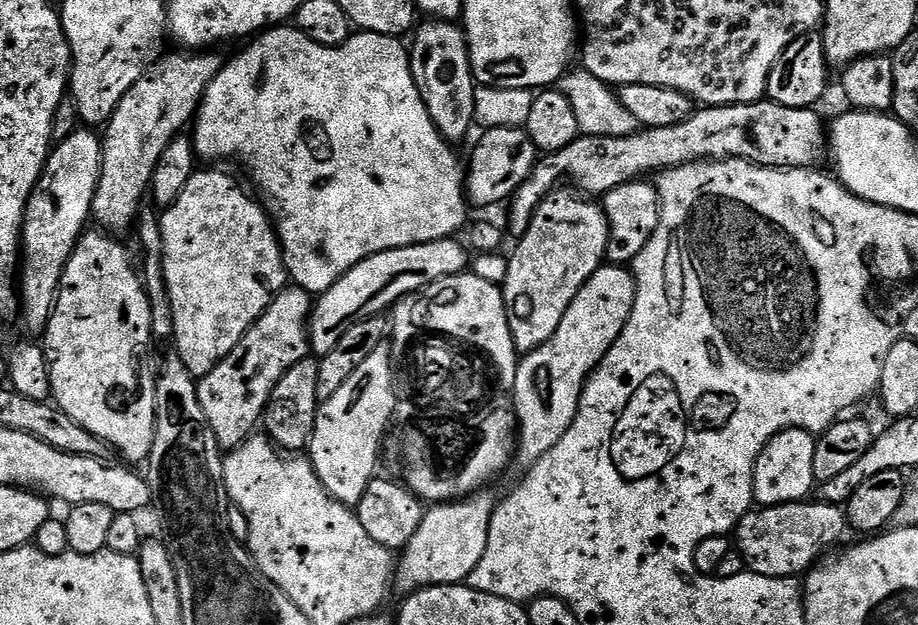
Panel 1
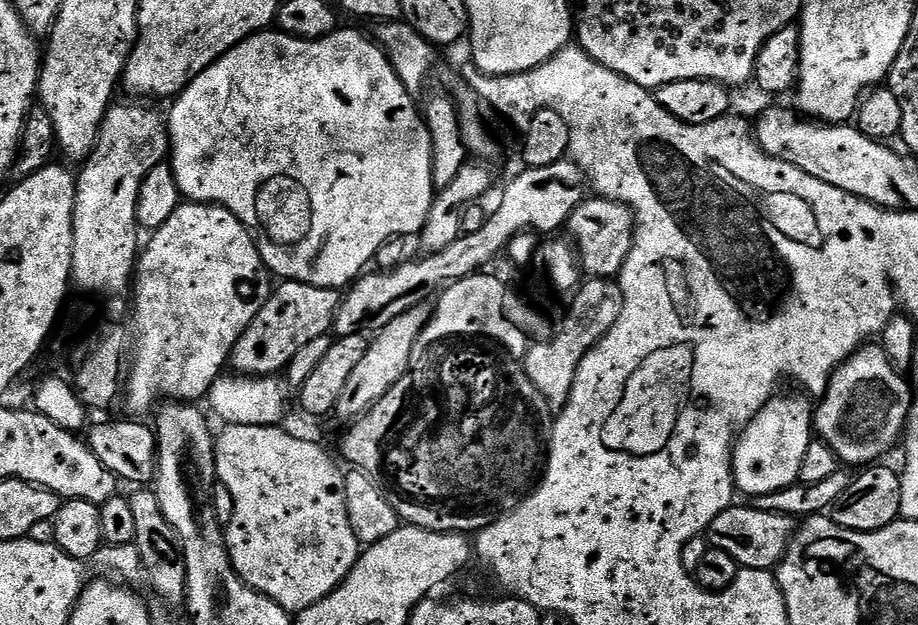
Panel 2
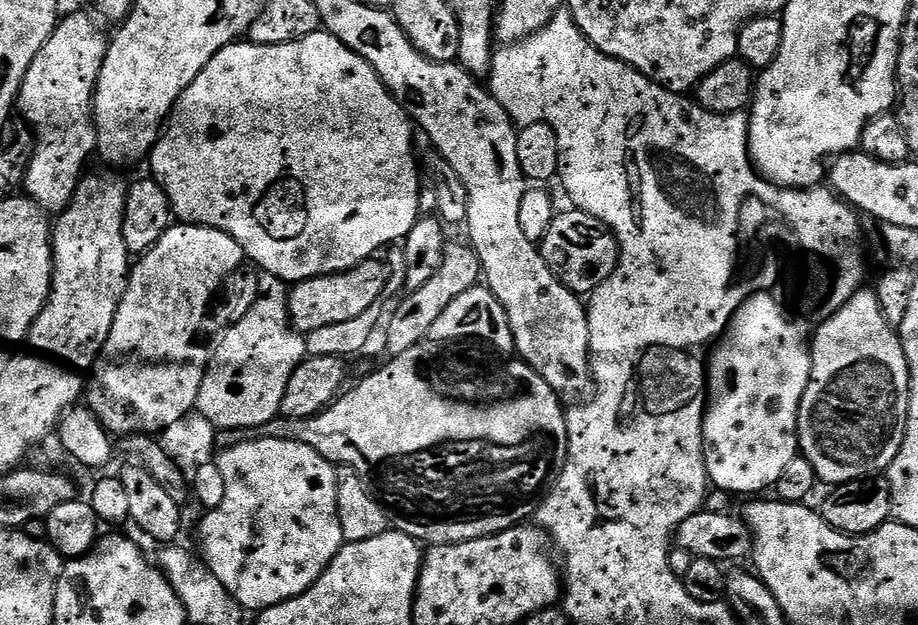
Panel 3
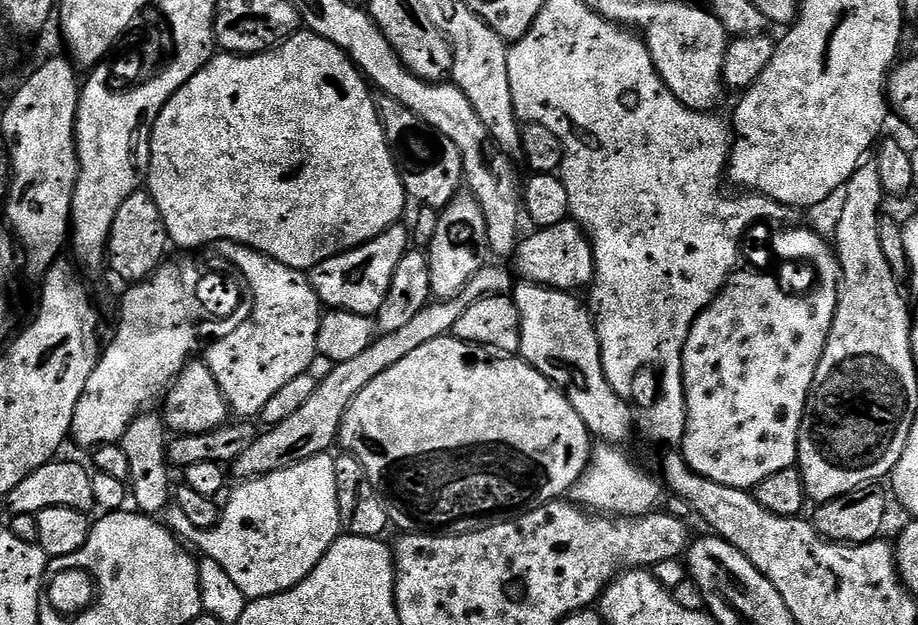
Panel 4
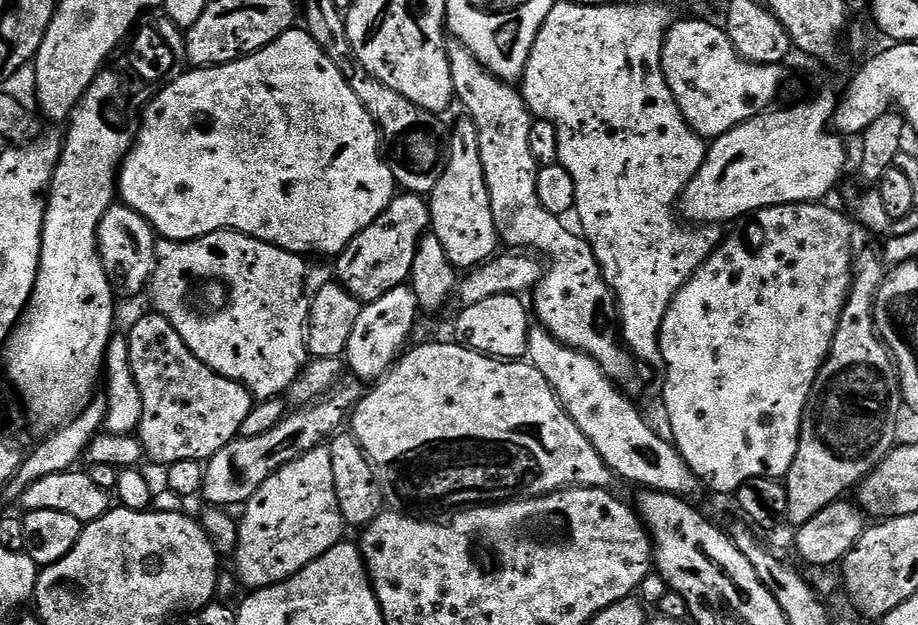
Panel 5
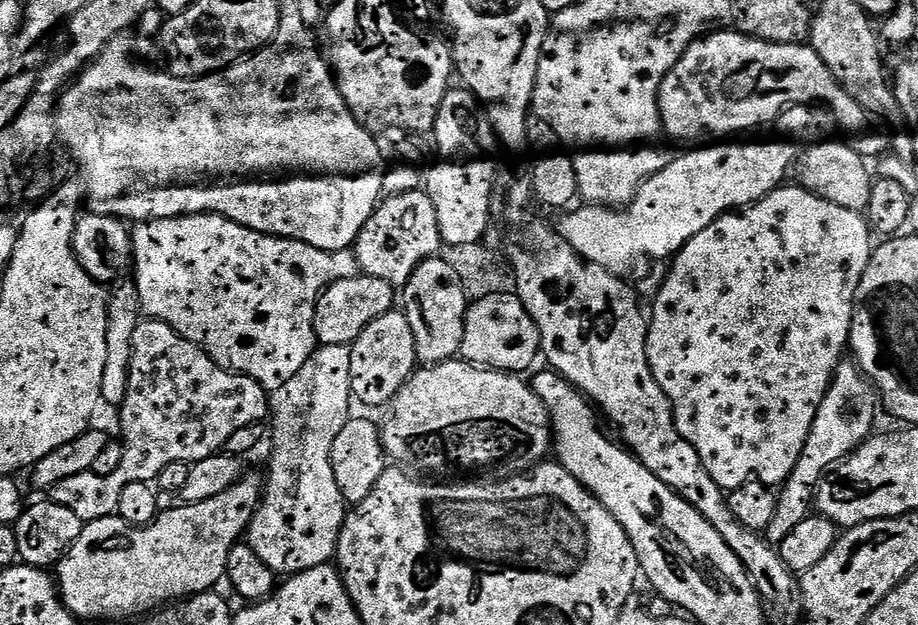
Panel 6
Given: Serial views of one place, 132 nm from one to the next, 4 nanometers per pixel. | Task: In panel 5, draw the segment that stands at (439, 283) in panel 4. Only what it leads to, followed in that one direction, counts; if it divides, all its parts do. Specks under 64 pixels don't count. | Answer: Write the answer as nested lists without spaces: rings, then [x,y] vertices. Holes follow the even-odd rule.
[[[470,118],[463,119],[450,128],[444,173],[430,194],[430,232],[437,236],[455,269],[472,270],[497,255],[498,237],[494,214],[490,214],[490,194],[478,150],[476,123]]]

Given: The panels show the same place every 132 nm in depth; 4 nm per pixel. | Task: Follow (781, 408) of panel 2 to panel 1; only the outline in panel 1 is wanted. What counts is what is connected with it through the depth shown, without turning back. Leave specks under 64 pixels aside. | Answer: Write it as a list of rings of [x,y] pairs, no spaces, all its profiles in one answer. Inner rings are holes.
[[[787,428],[779,432],[762,450],[756,460],[752,495],[755,503],[760,506],[774,504],[799,504],[807,501],[814,489],[814,450],[817,437],[801,428]]]

